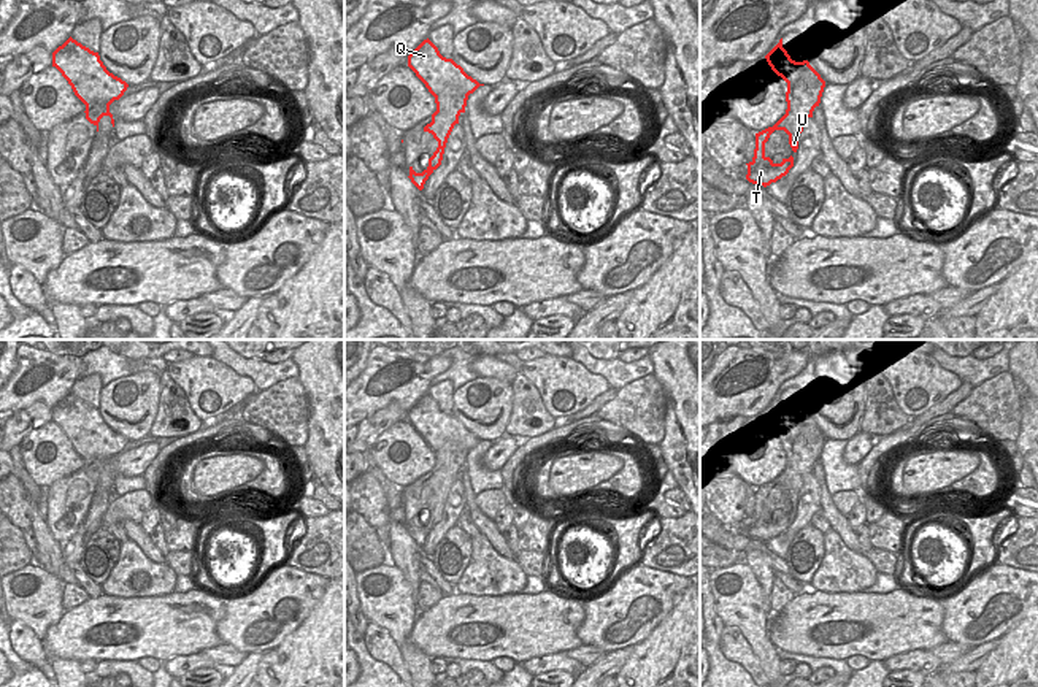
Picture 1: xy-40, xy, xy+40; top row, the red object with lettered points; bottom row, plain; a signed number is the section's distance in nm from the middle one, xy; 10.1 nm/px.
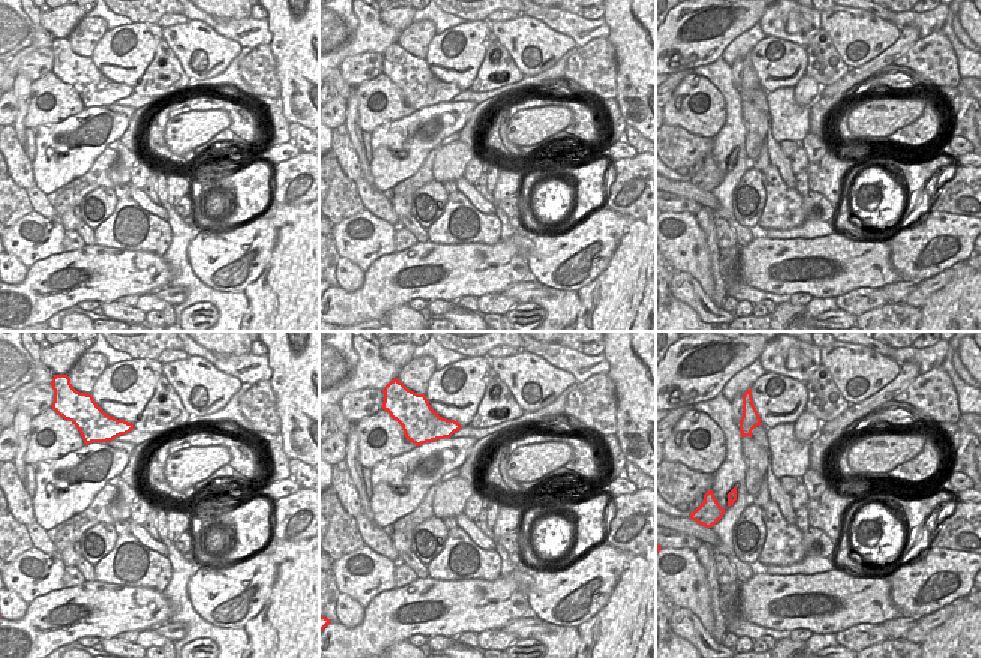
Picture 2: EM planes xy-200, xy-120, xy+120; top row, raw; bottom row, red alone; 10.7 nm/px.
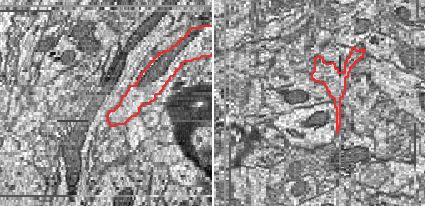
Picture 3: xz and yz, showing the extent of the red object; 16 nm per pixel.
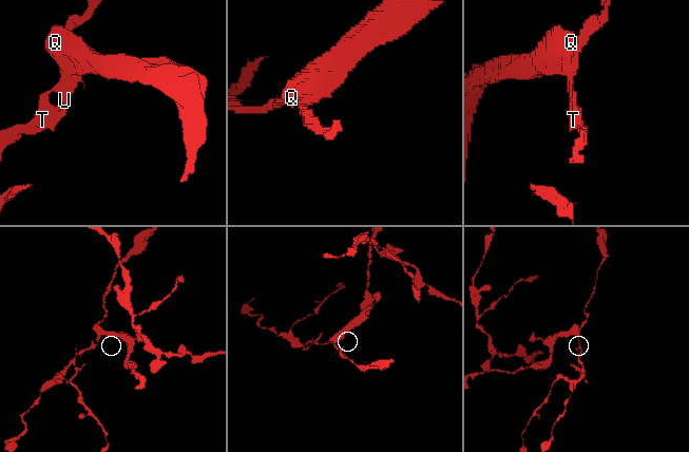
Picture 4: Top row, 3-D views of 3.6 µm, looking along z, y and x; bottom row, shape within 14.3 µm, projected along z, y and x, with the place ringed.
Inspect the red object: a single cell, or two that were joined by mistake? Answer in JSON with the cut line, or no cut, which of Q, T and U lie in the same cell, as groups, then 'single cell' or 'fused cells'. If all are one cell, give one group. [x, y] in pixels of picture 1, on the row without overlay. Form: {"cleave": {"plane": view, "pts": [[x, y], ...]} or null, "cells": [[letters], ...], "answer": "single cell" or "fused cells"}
{"cleave": {"plane": "xy", "pts": [[469, 449], [438, 449], [435, 452]]}, "cells": [["Q"], ["T", "U"]], "answer": "fused cells"}

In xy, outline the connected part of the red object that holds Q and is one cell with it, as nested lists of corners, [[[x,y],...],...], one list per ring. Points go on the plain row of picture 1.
[[[429,393],[408,411],[408,422],[433,452],[441,449],[470,451],[479,441],[484,441],[468,432],[452,414],[443,413]]]

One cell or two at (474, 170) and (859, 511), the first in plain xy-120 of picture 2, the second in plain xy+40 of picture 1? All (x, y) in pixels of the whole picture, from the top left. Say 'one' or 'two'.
one

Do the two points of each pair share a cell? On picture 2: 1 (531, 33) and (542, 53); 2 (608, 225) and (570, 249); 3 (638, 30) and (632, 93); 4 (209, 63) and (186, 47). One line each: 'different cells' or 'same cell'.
1: same cell
2: same cell
3: same cell
4: same cell

